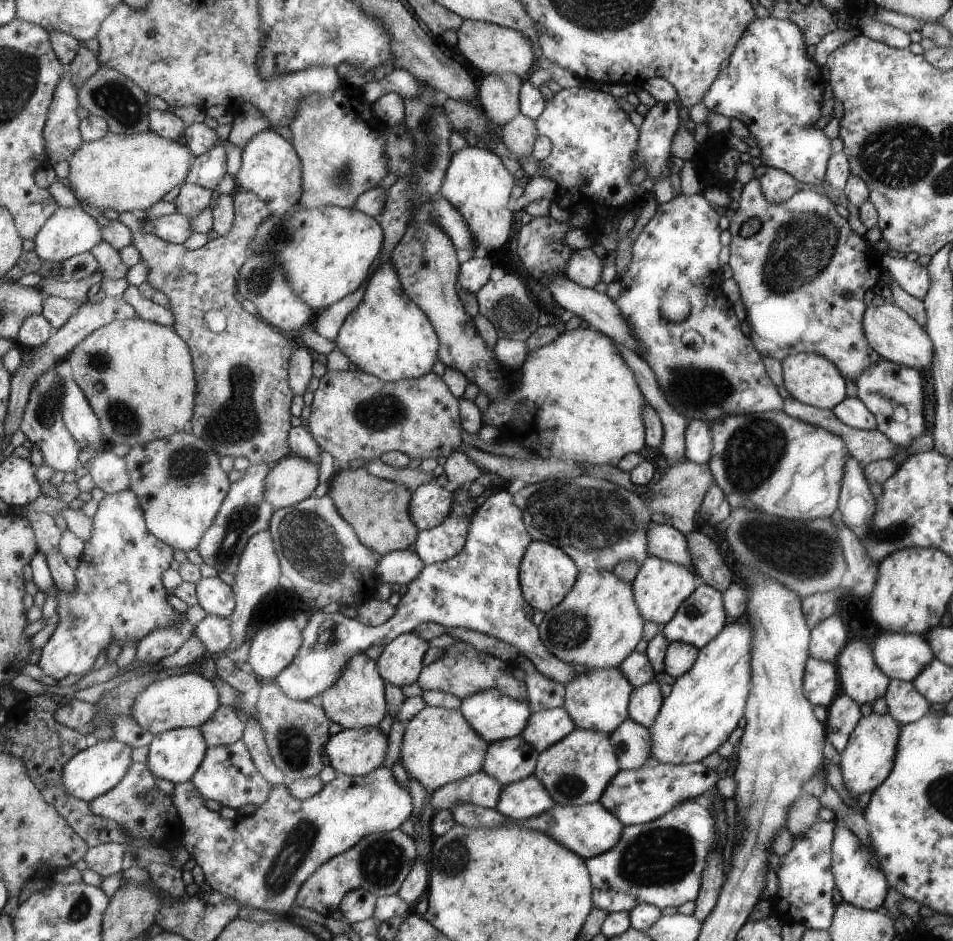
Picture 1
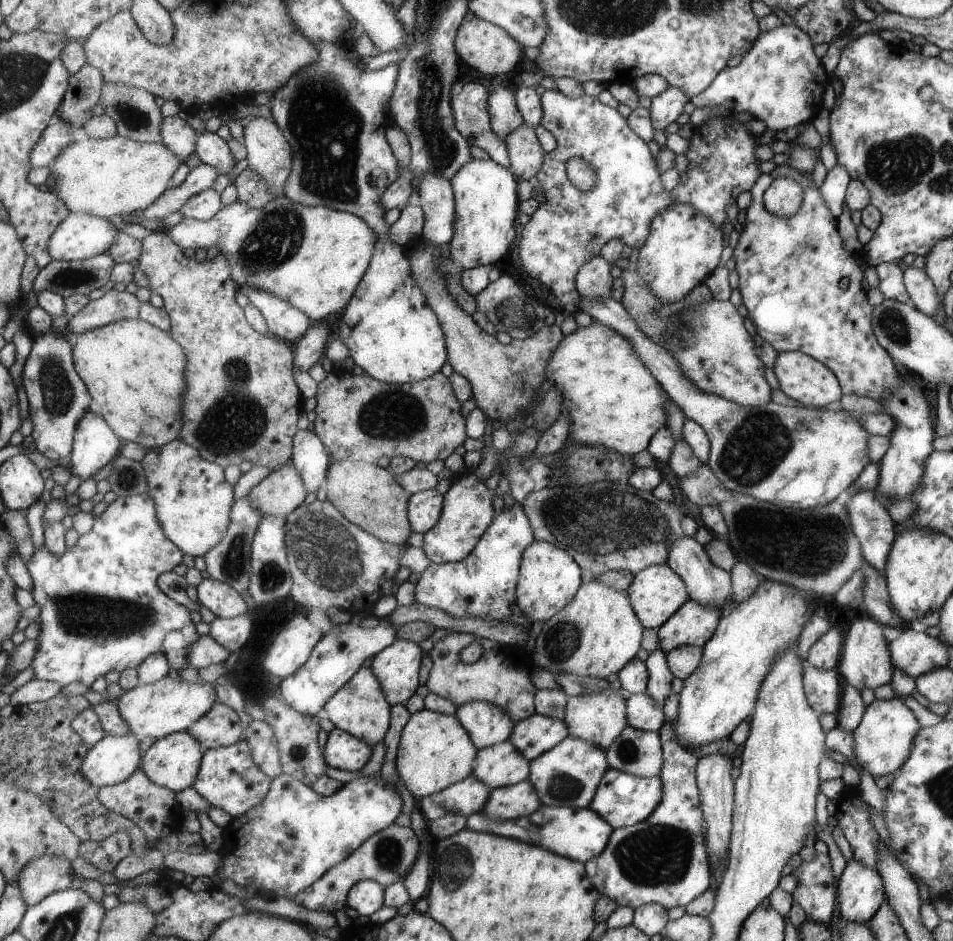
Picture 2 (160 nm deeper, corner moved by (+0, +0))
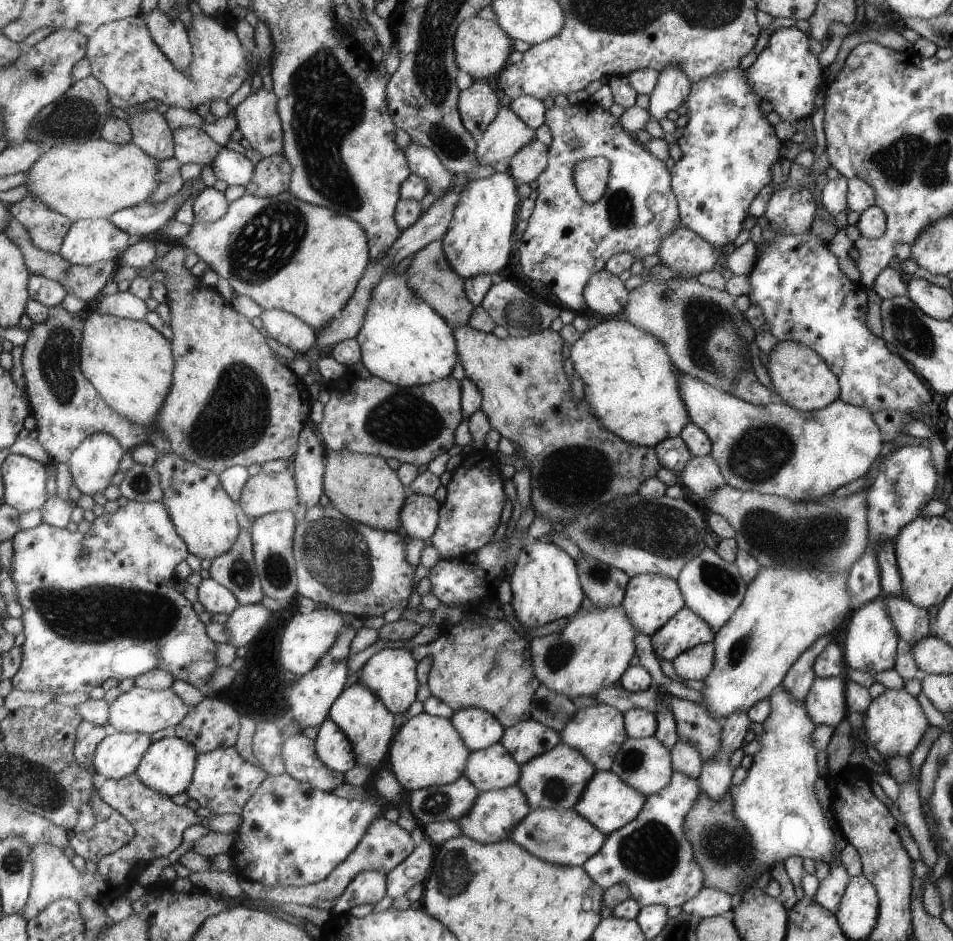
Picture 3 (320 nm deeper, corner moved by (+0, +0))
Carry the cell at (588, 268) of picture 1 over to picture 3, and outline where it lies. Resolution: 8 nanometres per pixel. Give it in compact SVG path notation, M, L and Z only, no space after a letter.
M603 269L588 280L583 295L589 312L605 317L615 316L628 302L627 290L618 276L612 276Z

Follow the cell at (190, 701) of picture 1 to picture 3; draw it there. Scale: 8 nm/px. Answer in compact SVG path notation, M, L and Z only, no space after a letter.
M135 685L131 690L123 694L117 693L110 703L108 724L113 728L113 732L134 733L139 731L145 734L155 734L157 730L177 726L189 714L193 708L187 706L181 696L177 696L171 688L162 691L144 689Z

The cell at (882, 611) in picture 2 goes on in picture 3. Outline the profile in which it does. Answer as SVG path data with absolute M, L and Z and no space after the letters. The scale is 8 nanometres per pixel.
M879 595L884 600L884 607L892 618L896 632L900 638L910 645L918 643L929 634L929 616L927 611L920 606L915 606L911 601L901 597L887 597Z

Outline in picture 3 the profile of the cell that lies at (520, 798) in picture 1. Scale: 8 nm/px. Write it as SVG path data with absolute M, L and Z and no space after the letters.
M515 784L502 789L481 791L465 816L459 820L462 834L481 844L494 843L508 838L509 830L515 827L530 811L522 790Z

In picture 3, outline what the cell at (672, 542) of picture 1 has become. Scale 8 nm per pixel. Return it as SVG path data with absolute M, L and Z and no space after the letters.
M702 549L695 559L689 560L675 580L684 597L685 607L700 616L714 633L720 630L732 618L737 607L743 602L747 584L736 564L721 560L715 551Z

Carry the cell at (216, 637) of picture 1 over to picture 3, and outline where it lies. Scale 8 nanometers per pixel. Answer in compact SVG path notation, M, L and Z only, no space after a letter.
M261 603L241 605L225 622L225 627L230 633L231 644L237 648L251 644L257 639L261 630L266 628L271 616L273 611L265 608Z

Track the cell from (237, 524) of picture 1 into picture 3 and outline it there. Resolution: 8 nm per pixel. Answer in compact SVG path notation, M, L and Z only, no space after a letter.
M251 528L248 531L242 529L233 548L224 555L212 560L212 565L207 576L226 586L237 597L242 605L257 604L265 598L264 588L257 570L256 556Z

